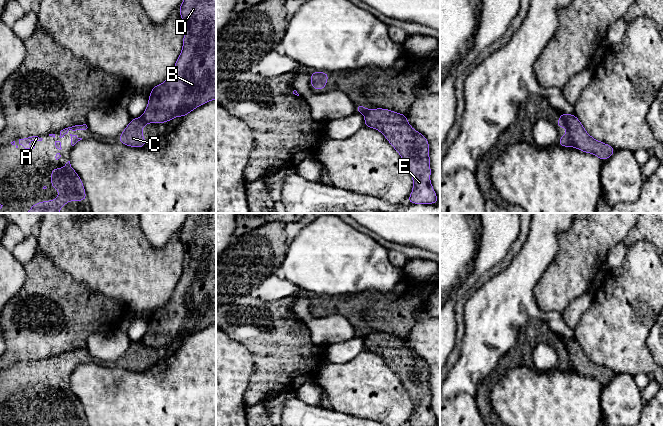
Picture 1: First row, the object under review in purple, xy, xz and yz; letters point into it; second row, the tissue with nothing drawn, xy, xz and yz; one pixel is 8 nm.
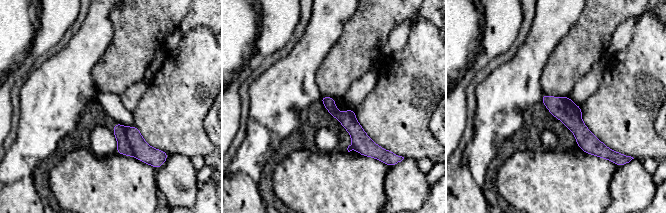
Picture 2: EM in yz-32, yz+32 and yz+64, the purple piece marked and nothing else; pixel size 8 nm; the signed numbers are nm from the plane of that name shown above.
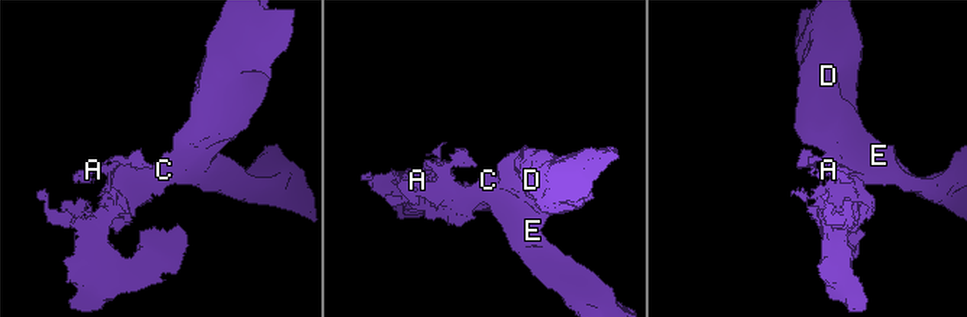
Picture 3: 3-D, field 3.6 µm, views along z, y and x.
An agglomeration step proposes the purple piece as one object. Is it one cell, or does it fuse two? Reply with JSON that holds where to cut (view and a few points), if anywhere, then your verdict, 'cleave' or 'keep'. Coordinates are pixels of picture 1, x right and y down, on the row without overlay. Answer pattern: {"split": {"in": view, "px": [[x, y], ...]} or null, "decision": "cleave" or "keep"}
{"split": {"in": "yz", "px": [[568, 357], [574, 370]]}, "decision": "cleave"}

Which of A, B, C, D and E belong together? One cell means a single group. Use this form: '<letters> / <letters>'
A C / B D E

